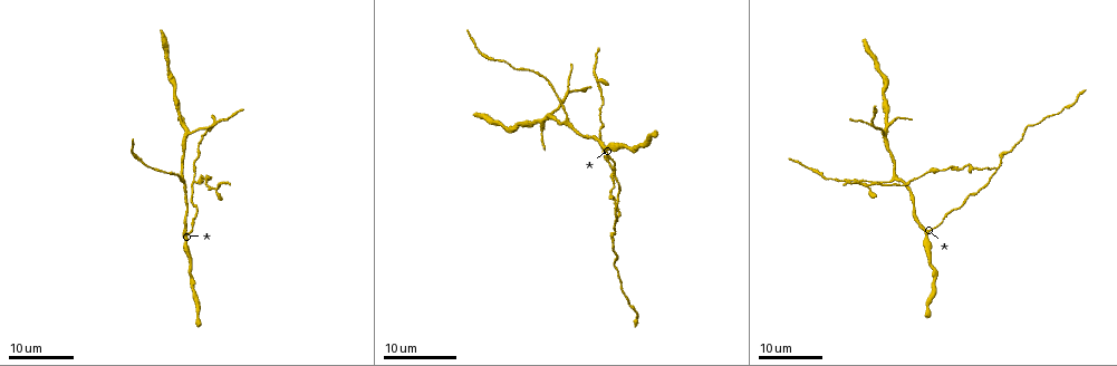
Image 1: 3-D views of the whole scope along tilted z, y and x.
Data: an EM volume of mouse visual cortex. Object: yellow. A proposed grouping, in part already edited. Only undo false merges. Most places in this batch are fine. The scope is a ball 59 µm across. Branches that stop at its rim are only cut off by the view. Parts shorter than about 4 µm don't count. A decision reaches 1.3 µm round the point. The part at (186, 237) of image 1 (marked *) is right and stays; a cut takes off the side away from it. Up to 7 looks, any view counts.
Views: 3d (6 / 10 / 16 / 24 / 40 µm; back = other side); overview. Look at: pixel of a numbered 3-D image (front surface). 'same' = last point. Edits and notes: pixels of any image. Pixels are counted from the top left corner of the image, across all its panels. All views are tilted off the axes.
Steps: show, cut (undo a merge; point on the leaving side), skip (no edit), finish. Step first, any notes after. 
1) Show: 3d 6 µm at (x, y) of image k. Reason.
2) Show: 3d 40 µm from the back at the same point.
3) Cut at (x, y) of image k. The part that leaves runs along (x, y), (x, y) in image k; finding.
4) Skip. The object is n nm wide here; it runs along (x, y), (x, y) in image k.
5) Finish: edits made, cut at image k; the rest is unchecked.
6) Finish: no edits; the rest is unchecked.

Show: 3d 16 µm at (912, 206) of image 1.

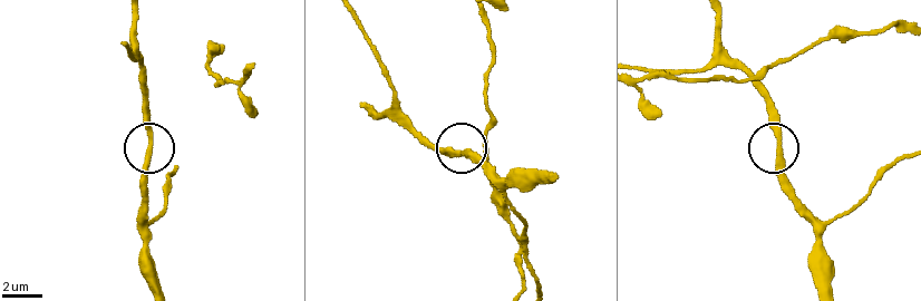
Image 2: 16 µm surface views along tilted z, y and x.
Show: 3d 10 µm at (149, 146) of image 2.

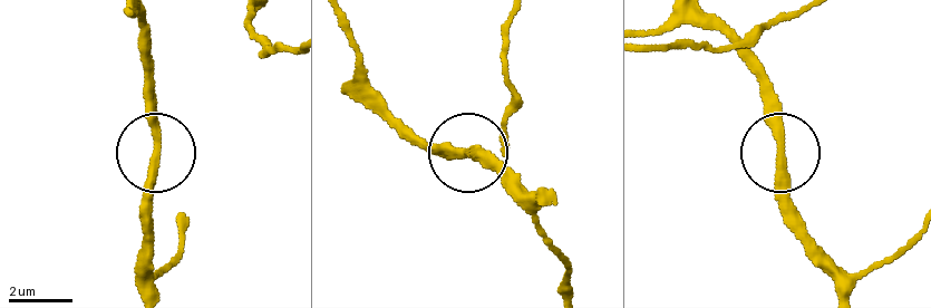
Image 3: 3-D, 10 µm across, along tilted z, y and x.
Skip. It runs along (852, 273), (812, 237), (789, 196), (779, 100), (769, 80) in image 3; one cell here.

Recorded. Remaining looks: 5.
Show: 3d 24 µm at (554, 113) of image 1. A fork.

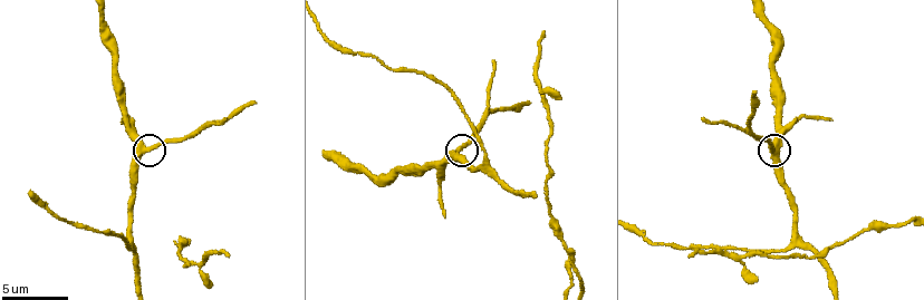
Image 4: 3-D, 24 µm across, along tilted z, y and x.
Show: 3d 6 µm at (772, 148) of image 4. Closer look.

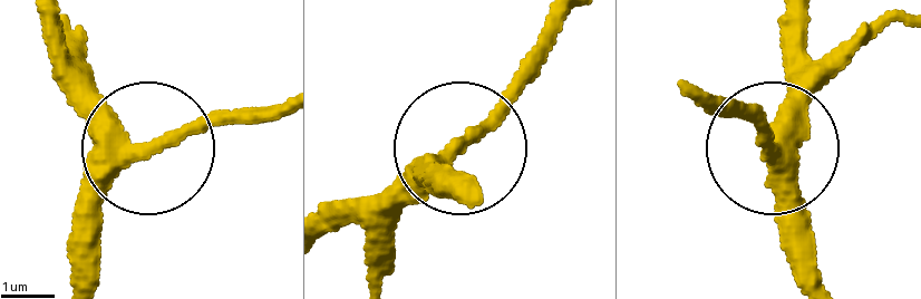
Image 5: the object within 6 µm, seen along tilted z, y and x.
Skip. The side arm is 10 µm long; it runs along (93, 275), (100, 205), (122, 177), (207, 124), (271, 117) in image 5; one cell here.

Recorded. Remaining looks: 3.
Show: 3d 16 µm at (996, 171) of image 1. Two arms in line, one across.

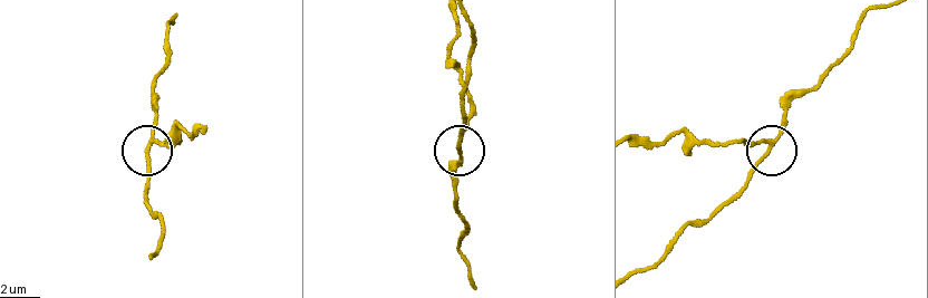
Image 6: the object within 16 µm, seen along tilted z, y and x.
Show: 3d 6 µm at (461, 148) of image 6.

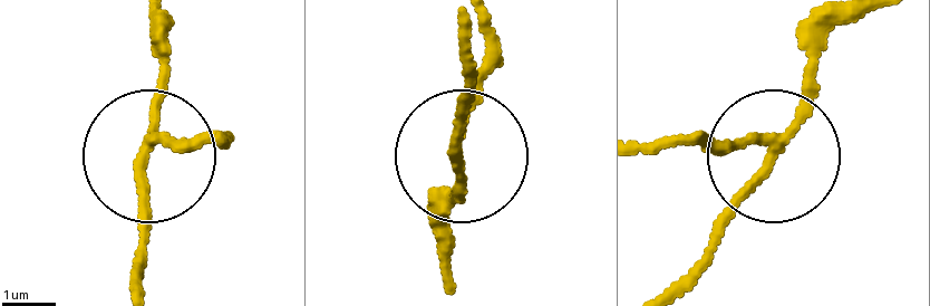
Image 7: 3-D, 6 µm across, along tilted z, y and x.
Cut at (194, 141) of image 7. 3 arms meet here; the part that leaves runs along (155, 139), (230, 135) in image 7; two cells meet here.

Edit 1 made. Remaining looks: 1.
Finish: edits made, cut at image 7; the rest is unchecked.

